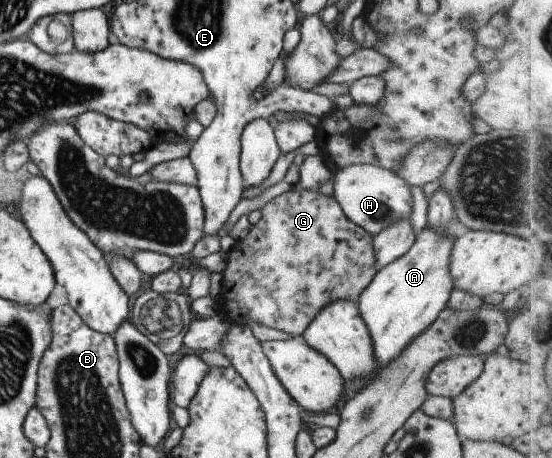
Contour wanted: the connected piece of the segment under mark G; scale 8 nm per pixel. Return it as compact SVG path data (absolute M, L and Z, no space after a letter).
M297 185L267 202L260 212L259 222L253 225L245 238L238 239L233 245L222 272L222 292L215 301L217 312L228 323L249 326L249 321L257 324L269 322L269 327L273 327L273 320L281 320L281 326L287 324L289 330L295 326L294 336L301 337L305 328L315 322L319 310L327 304L335 300L359 302L363 290L367 290L380 271L375 262L374 237L351 222L333 196Z

